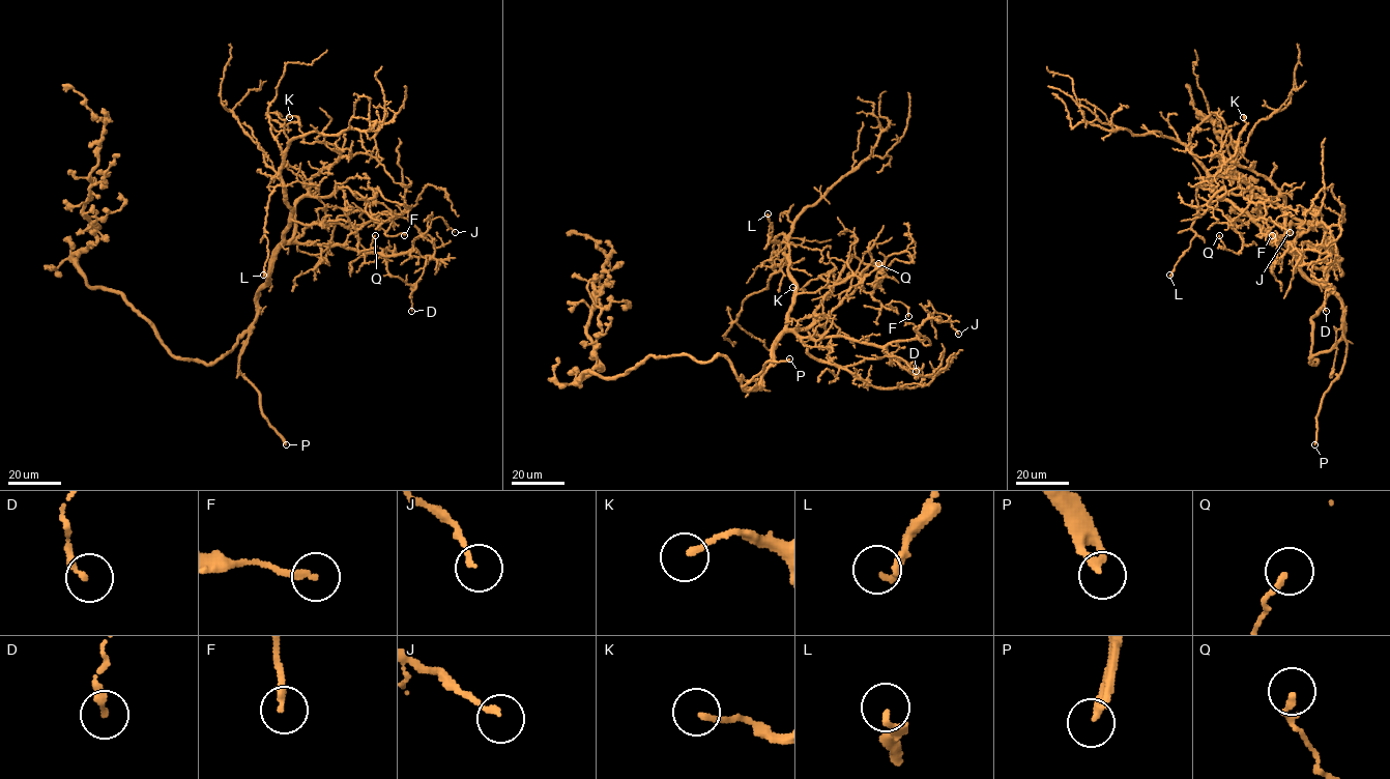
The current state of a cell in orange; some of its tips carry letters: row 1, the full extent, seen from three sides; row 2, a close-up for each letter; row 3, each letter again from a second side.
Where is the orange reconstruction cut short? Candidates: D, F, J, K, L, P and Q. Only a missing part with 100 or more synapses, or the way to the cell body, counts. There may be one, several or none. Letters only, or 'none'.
P

